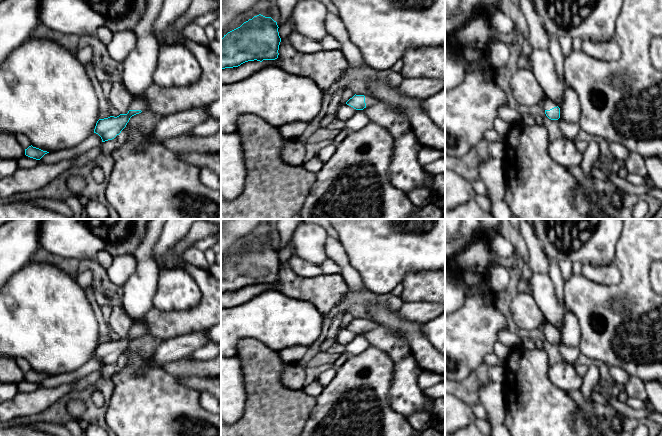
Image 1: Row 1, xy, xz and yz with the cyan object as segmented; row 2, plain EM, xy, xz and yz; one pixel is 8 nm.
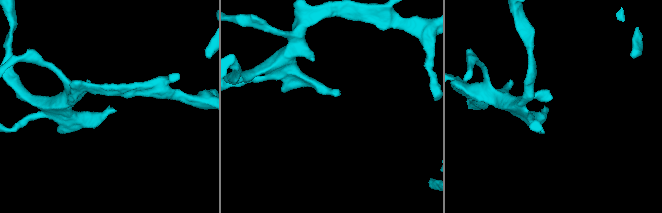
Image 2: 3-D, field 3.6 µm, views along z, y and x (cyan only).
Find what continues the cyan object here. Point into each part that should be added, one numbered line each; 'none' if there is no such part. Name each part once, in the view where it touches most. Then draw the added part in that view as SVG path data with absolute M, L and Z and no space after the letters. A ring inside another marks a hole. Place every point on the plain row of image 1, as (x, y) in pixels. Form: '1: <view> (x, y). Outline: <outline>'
1: yz (548, 328). Outline: M550 323L545 324L545 325L542 327L542 329L543 329L544 335L545 335L545 334L550 334L550 333L558 330L558 328L557 328L556 326L552 325L552 324L550 324Z

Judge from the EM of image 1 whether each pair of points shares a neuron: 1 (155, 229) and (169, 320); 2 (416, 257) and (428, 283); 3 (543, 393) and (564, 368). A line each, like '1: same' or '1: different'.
1: different
2: different
3: different

